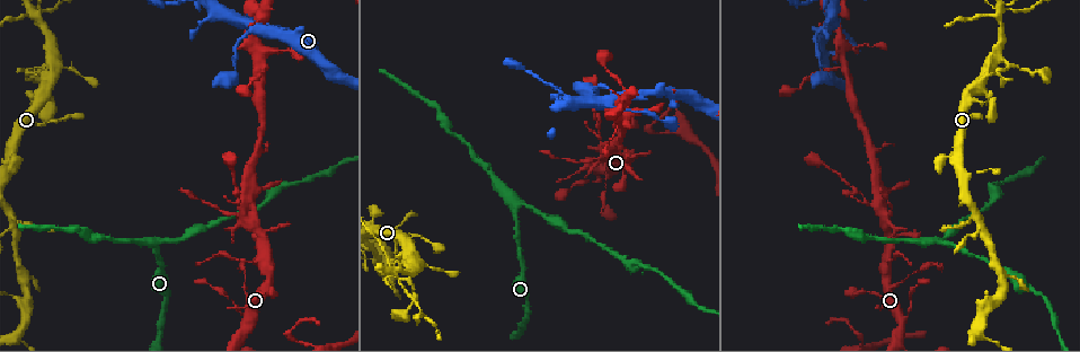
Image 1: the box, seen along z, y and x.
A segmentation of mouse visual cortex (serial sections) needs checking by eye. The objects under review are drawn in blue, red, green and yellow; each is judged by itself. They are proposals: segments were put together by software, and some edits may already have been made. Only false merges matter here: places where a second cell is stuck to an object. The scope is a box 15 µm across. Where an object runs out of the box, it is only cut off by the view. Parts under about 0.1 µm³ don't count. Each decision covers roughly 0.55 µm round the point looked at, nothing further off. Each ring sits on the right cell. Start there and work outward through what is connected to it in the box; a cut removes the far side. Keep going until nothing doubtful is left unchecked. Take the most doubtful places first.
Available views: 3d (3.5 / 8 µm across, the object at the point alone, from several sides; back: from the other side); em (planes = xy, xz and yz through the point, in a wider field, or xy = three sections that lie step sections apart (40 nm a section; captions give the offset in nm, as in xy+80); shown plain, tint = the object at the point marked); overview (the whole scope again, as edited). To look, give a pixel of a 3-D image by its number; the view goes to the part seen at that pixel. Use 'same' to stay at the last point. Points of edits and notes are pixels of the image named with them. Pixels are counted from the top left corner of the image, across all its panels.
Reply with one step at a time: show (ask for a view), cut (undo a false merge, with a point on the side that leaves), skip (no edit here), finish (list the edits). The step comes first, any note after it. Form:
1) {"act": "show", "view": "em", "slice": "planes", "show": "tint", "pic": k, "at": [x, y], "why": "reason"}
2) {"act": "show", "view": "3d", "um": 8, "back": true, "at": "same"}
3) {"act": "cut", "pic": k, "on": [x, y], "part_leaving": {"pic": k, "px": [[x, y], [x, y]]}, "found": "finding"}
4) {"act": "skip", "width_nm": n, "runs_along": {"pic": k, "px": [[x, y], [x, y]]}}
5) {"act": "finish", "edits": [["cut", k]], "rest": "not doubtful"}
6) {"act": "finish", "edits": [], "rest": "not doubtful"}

{"act": "show", "view": "em", "slice": "xy", "step": 3, "show": "tint", "pic": 1, "at": [12, 225], "why": "three arms meet"}

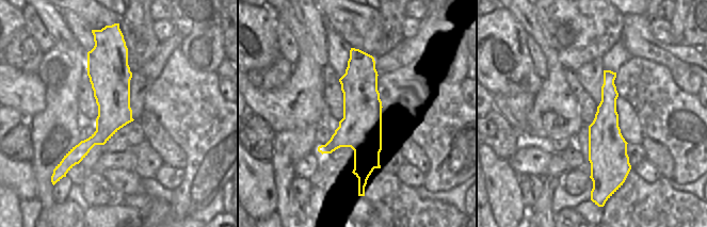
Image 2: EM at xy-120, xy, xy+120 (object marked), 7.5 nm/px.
{"act": "show", "view": "3d", "um": 3.5, "at": "same"}

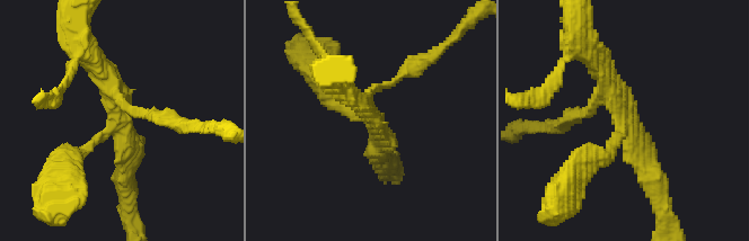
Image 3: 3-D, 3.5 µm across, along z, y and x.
{"act": "skip", "width_nm": 320, "runs_along": {"pic": 2, "px": [[353, 51], [360, 64], [362, 187]]}, "found": "continuous, no second cell"}

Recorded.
{"act": "show", "view": "em", "slice": "planes", "show": "tint", "pic": 1, "at": [998, 12], "why": "sharp bend"}

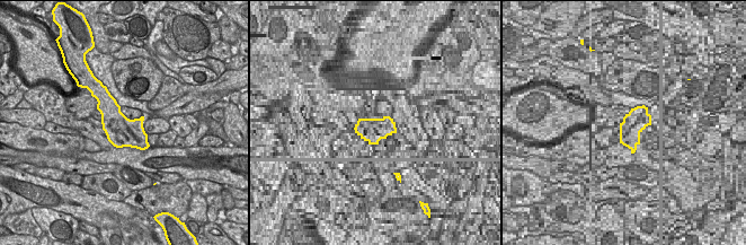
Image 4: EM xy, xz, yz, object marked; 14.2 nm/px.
{"act": "show", "view": "3d", "um": 3.5, "at": "same", "why": "see where the arms go"}

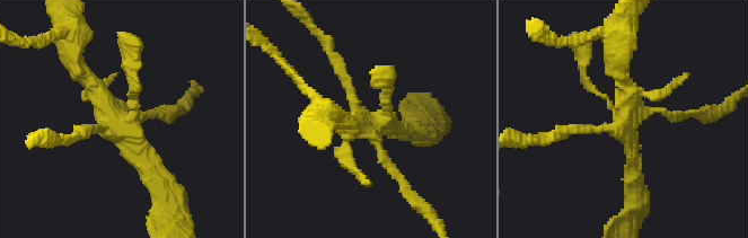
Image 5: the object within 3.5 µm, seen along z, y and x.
{"act": "skip", "runs_along": {"pic": 5, "px": [[634, 184], [625, 122], [636, 112], [683, 115]]}, "found": "continuous, no second cell"}

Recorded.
{"act": "show", "view": "3d", "um": 3.5, "pic": 1, "at": [239, 198], "why": "a narrow waist"}

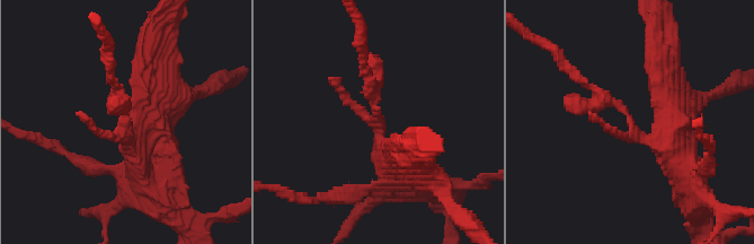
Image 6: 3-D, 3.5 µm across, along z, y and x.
{"act": "show", "view": "em", "slice": "xy", "step": 3, "show": "tint", "pic": 6, "at": [621, 110]}

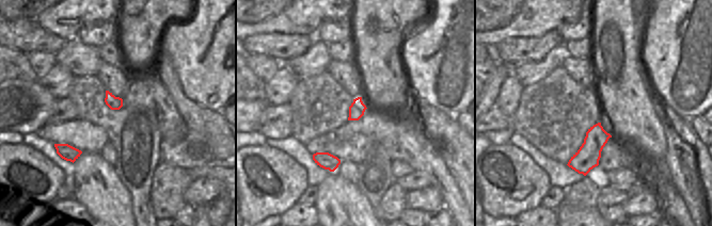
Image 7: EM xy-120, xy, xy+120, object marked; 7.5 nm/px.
{"act": "skip", "runs_along": {"pic": 6, "px": [[676, 148], [645, 141], [619, 106], [567, 64]]}, "found": "continuous, no second cell"}

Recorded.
{"act": "show", "view": "3d", "um": 3.5, "back": true, "pic": 1, "at": [517, 205], "why": "three arms meet"}

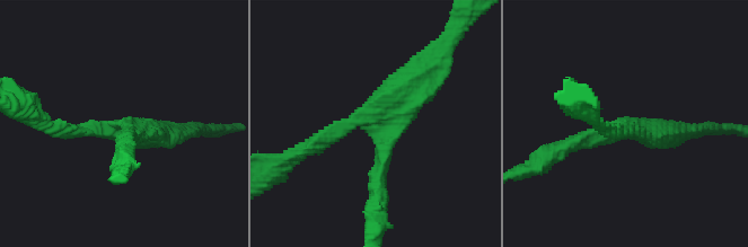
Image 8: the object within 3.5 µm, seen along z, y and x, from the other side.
{"act": "show", "view": "em", "slice": "xy", "step": 5, "show": "tint", "pic": 8, "at": [125, 121], "arms": 3, "arm_widths_nm": [200, 200, 400], "why": "now the EM"}

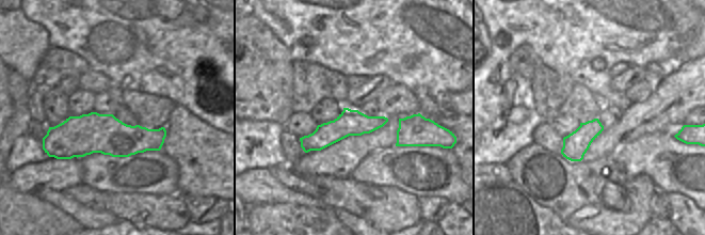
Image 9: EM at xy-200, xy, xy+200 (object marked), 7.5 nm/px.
{"act": "skip", "runs_along": {"pic": 8, "px": [[378, 195], [375, 125], [311, 143]]}, "found": "all the same cell"}

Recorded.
{"act": "show", "view": "3d", "um": 8, "pic": 1, "at": [248, 20], "why": "abrupt turn"}

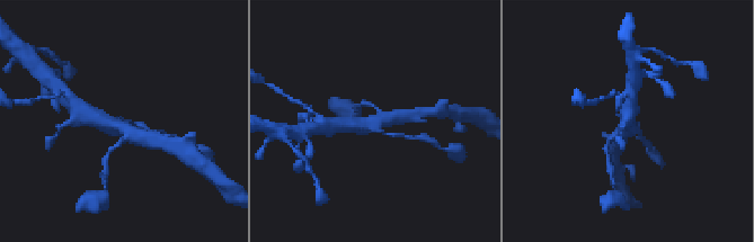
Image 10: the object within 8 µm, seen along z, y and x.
{"act": "show", "view": "em", "slice": "xy", "step": 2, "show": "tint", "pic": 10, "at": [122, 123], "arms": 4, "arm_widths_nm": [150, 150, 400, 450], "why": "need the tissue"}

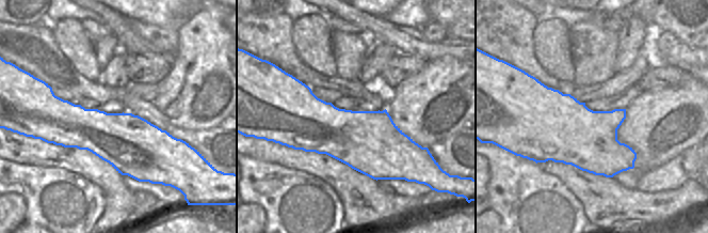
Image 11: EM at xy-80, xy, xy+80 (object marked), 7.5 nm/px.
{"act": "skip", "width_nm": 460, "found": "all the same cell"}

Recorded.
{"act": "finish", "edits": [], "rest": "not doubtful"}

